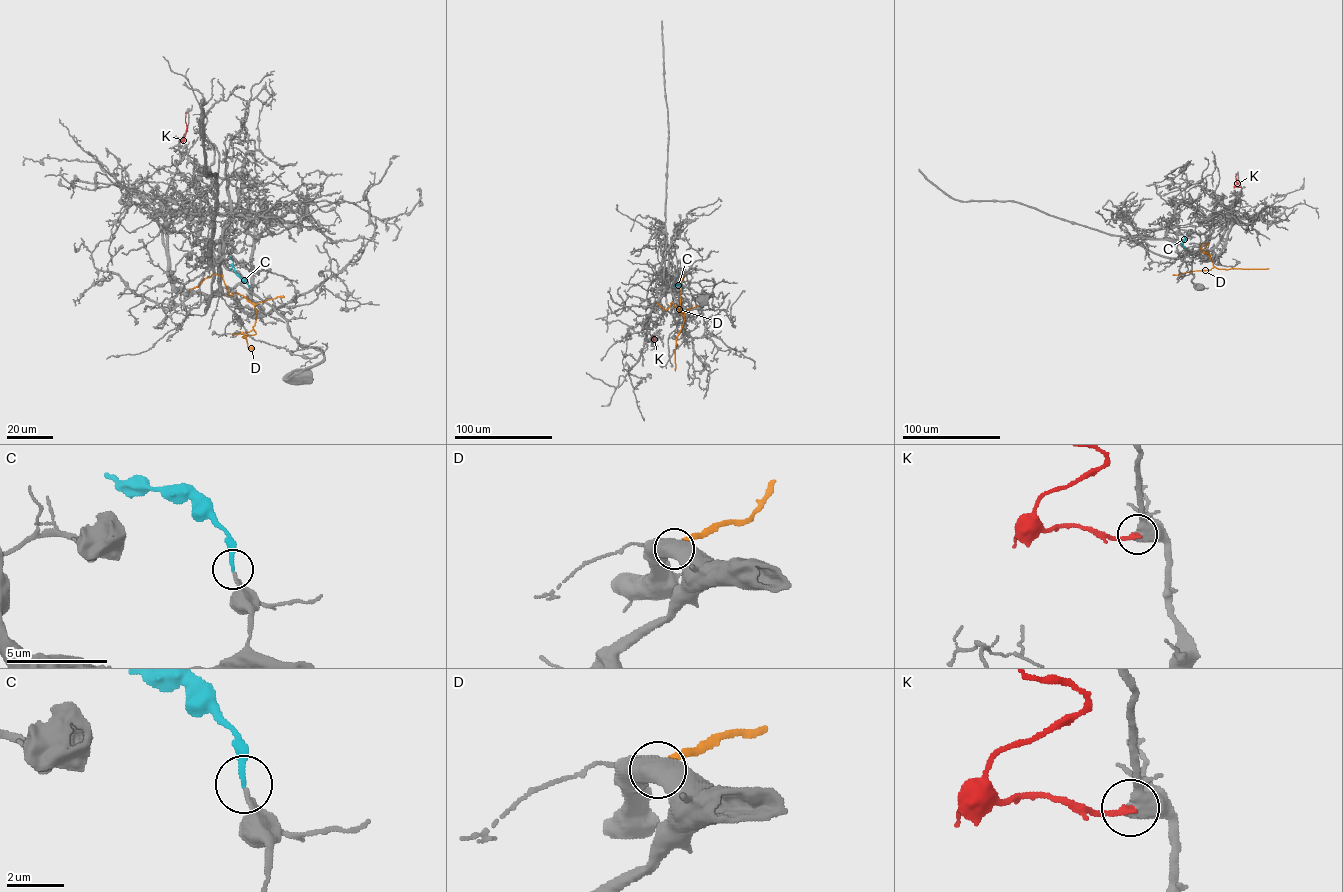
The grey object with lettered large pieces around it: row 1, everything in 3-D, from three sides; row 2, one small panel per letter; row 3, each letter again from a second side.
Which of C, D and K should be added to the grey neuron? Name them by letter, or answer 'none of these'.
C

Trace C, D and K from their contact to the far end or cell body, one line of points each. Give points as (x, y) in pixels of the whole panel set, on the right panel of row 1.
C: (1187, 248), (1183, 245), (1183, 234)
D: (1201, 250), (1208, 243), (1202, 243), (1201, 251), (1207, 252), (1213, 265), (1219, 269), (1268, 268)
K: (1239, 187), (1234, 186), (1238, 183), (1236, 174)

